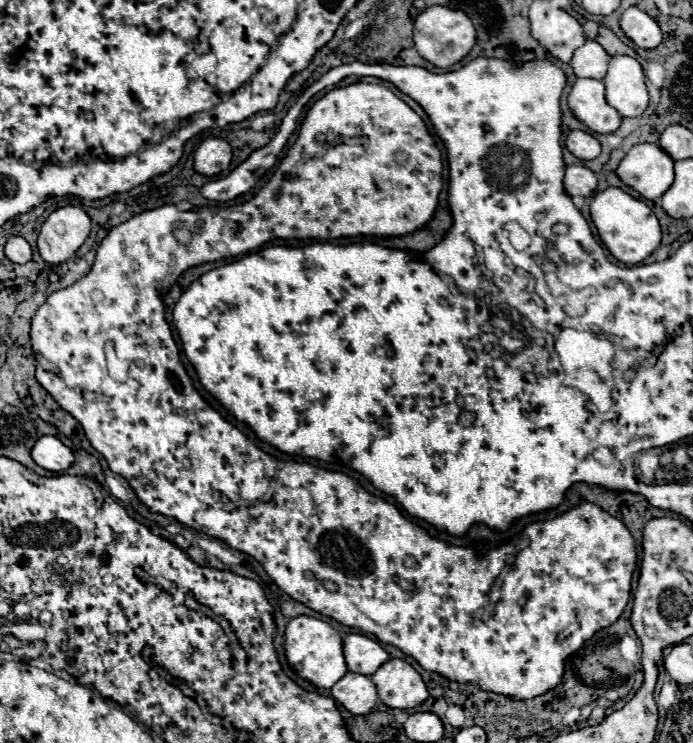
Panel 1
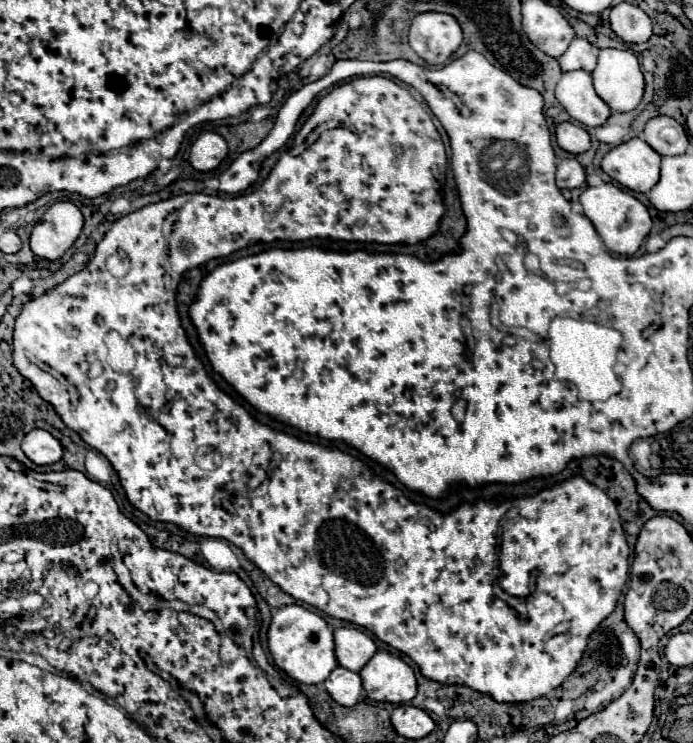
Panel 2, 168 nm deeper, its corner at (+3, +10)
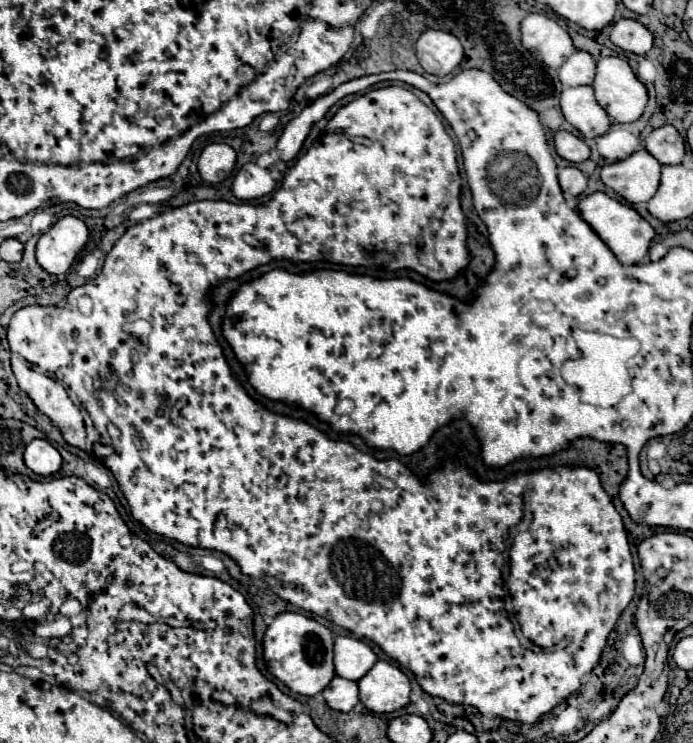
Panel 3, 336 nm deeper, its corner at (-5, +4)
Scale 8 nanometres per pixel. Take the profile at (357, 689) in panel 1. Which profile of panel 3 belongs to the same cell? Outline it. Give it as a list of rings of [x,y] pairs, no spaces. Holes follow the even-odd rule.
[[[335,677],[329,687],[323,691],[323,697],[329,707],[337,711],[351,711],[359,703],[359,685],[343,677]]]

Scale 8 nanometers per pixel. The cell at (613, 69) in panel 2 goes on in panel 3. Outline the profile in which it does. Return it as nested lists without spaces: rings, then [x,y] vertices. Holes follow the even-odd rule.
[[[603,57],[597,63],[597,75],[593,81],[595,89],[595,99],[601,103],[601,107],[609,113],[609,117],[617,123],[631,123],[637,121],[647,105],[647,89],[645,85],[637,79],[633,67],[619,57]]]

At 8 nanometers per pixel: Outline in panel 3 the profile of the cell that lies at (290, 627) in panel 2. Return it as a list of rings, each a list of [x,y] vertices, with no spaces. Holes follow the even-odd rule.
[[[281,613],[273,619],[263,637],[263,655],[269,671],[291,691],[301,695],[321,693],[335,677],[331,631],[313,617],[301,613]]]

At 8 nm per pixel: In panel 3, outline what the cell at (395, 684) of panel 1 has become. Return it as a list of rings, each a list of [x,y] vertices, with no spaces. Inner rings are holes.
[[[377,661],[371,671],[359,679],[359,699],[373,713],[391,713],[409,705],[411,681],[389,661]]]

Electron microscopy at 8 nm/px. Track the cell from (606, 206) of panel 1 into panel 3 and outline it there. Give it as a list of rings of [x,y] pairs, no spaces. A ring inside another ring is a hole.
[[[603,191],[587,195],[579,203],[579,213],[593,227],[593,231],[605,241],[605,245],[613,251],[613,255],[619,259],[619,263],[623,263],[623,265],[639,263],[645,257],[651,239],[655,237],[655,229],[631,205],[619,203],[617,199],[609,197]]]

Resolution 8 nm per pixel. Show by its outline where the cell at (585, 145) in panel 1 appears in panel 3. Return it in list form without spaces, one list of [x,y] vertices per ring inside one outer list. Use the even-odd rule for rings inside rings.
[[[559,131],[555,135],[555,149],[557,149],[559,157],[563,157],[571,163],[583,163],[591,155],[591,149],[587,147],[587,143],[569,131]]]

